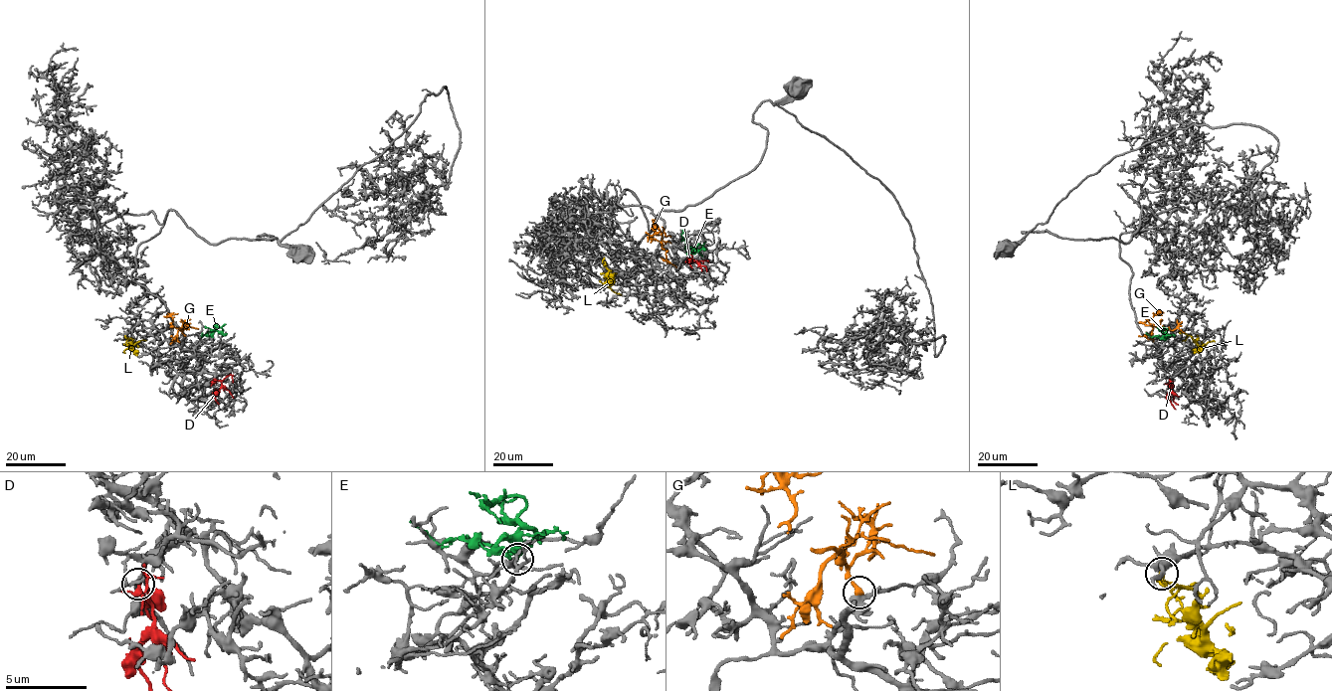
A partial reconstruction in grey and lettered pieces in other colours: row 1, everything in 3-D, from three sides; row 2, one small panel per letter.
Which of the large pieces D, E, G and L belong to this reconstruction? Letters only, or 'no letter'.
G

